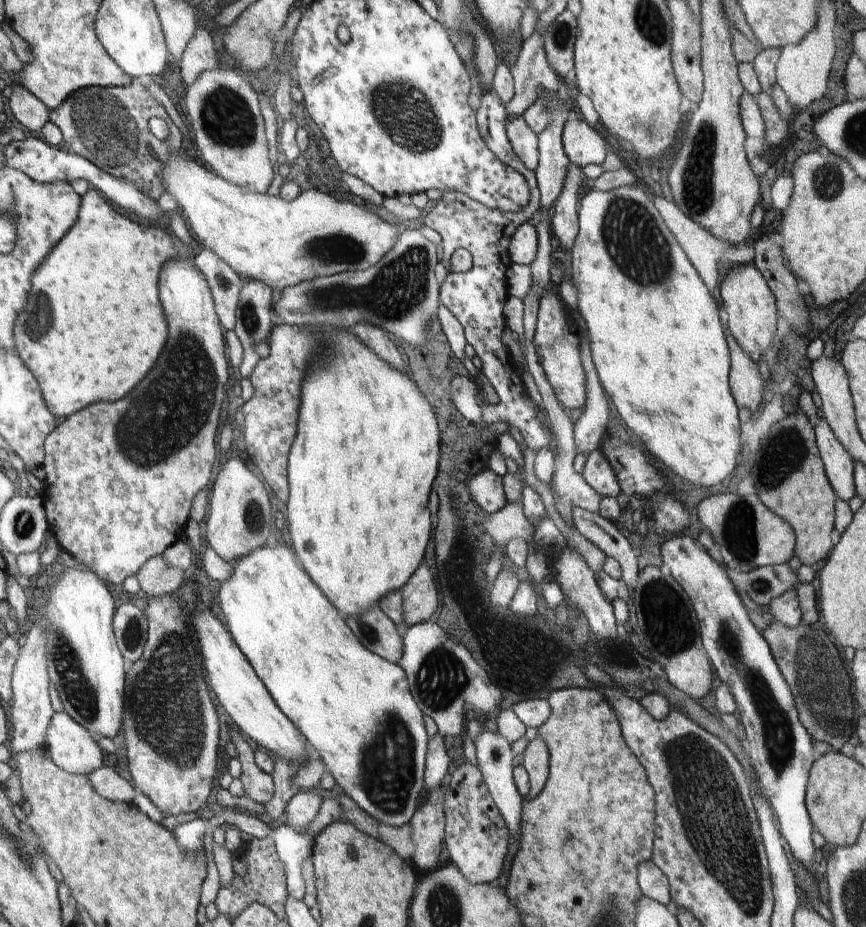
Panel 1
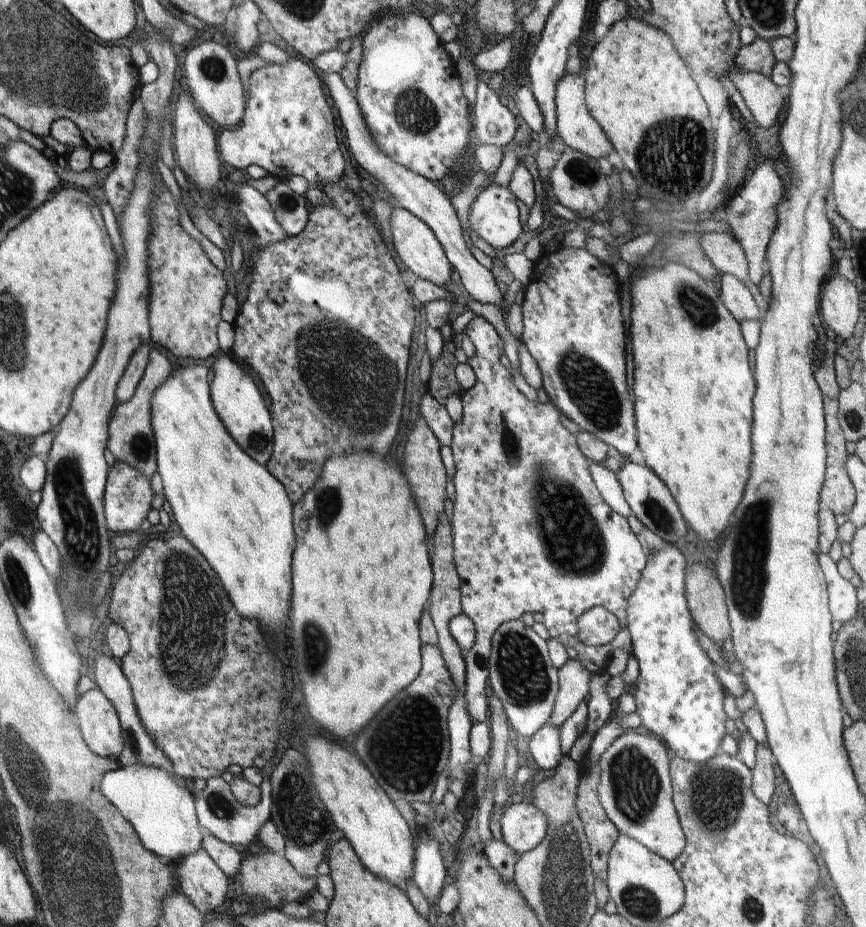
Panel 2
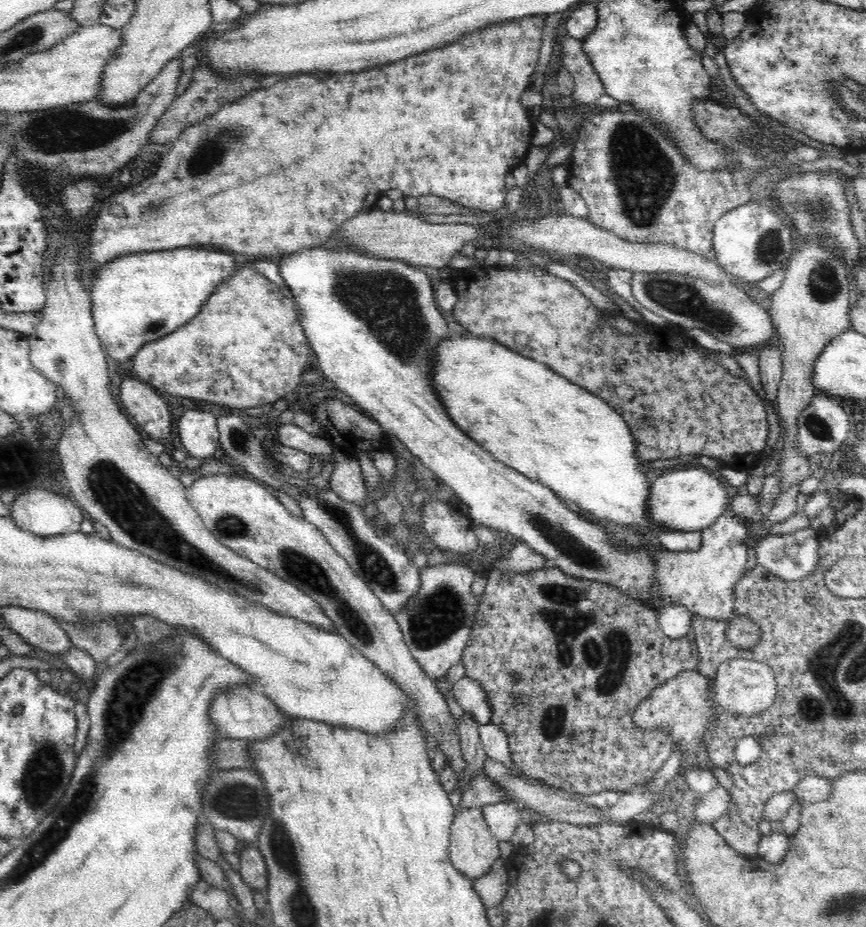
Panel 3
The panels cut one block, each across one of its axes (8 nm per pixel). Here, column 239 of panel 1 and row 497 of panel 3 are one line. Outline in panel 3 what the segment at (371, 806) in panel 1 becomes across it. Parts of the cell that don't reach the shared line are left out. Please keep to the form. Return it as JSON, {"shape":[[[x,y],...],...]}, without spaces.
{"shape":[[[448,338],[440,344],[436,358],[434,386],[440,392],[440,400],[444,402],[448,414],[456,426],[460,426],[460,430],[464,430],[496,460],[518,470],[532,482],[548,486],[564,504],[576,504],[580,514],[584,514],[594,524],[616,524],[624,528],[636,528],[638,532],[650,532],[666,550],[684,552],[700,548],[700,532],[664,530],[664,526],[654,522],[650,510],[652,480],[644,468],[646,460],[638,456],[636,436],[632,430],[628,430],[628,422],[624,422],[624,418],[602,398],[596,398],[596,394],[590,394],[566,378],[560,378],[548,366],[532,362],[530,358],[516,354],[514,350],[490,338]]]}

